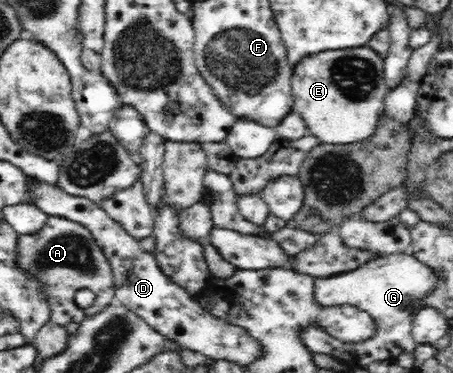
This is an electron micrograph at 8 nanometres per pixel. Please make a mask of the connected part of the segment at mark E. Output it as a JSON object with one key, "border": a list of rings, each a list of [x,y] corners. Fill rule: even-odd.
{"border":[[[362,45],[362,47],[348,47],[346,49],[322,50],[318,53],[303,57],[293,67],[293,74],[291,77],[291,86],[294,96],[293,111],[300,113],[308,126],[311,134],[319,137],[322,144],[338,144],[338,143],[354,143],[362,141],[374,135],[378,122],[385,111],[385,97],[388,95],[388,88],[386,87],[385,71],[384,71],[384,56],[380,55],[374,48],[369,45]]]}

